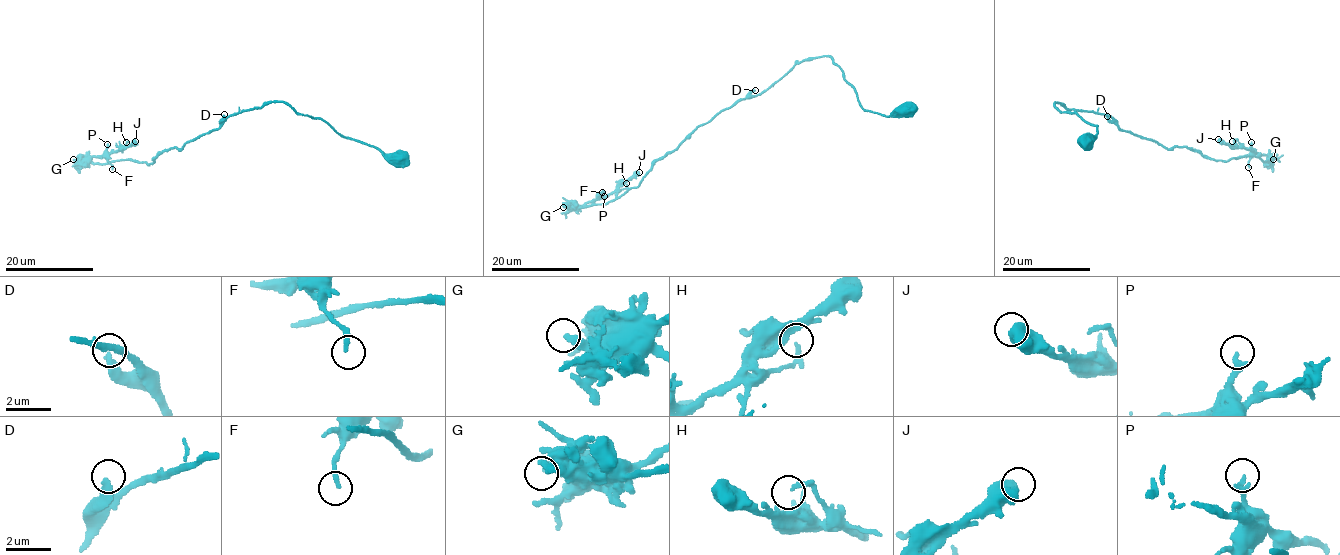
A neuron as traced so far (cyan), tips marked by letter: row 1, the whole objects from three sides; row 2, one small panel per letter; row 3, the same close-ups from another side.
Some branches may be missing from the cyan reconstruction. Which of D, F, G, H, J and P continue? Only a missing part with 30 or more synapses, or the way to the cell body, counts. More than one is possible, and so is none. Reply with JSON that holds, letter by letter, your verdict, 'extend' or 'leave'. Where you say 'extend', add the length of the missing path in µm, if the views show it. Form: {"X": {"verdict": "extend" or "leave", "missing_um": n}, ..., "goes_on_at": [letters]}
{"D": {"verdict": "extend", "missing_um": 15}, "F": {"verdict": "leave"}, "G": {"verdict": "leave"}, "H": {"verdict": "leave"}, "J": {"verdict": "leave"}, "P": {"verdict": "leave"}, "goes_on_at": ["D"]}

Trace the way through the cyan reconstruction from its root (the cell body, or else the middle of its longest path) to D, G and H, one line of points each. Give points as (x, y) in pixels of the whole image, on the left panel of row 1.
D: (397, 159), (343, 137), (322, 119), (302, 115), (282, 102), (266, 102), (221, 119), (224, 114)
G: (397, 159), (282, 102), (233, 113), (149, 164), (73, 159)
H: (397, 159), (282, 102), (233, 113), (149, 164), (91, 160), (126, 142)

